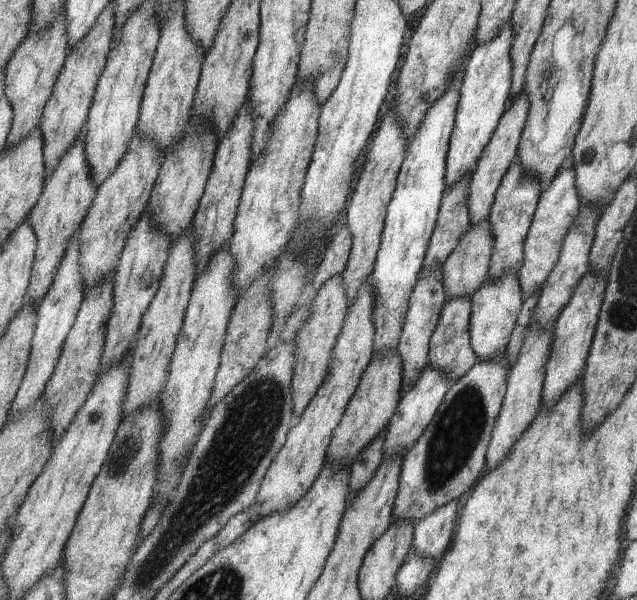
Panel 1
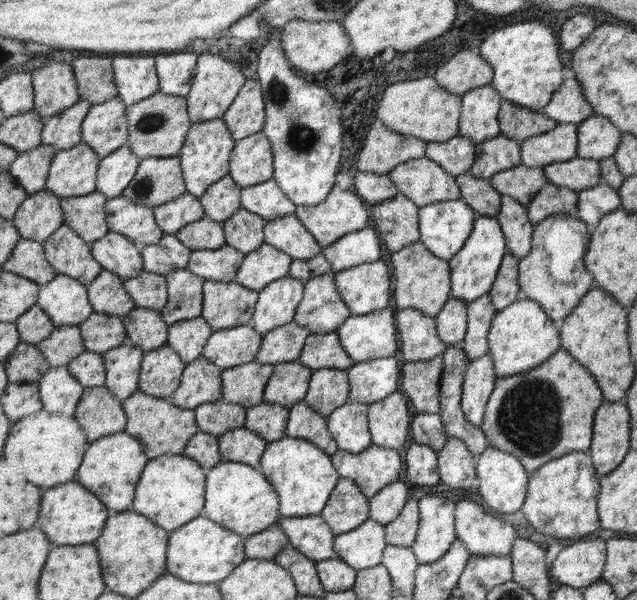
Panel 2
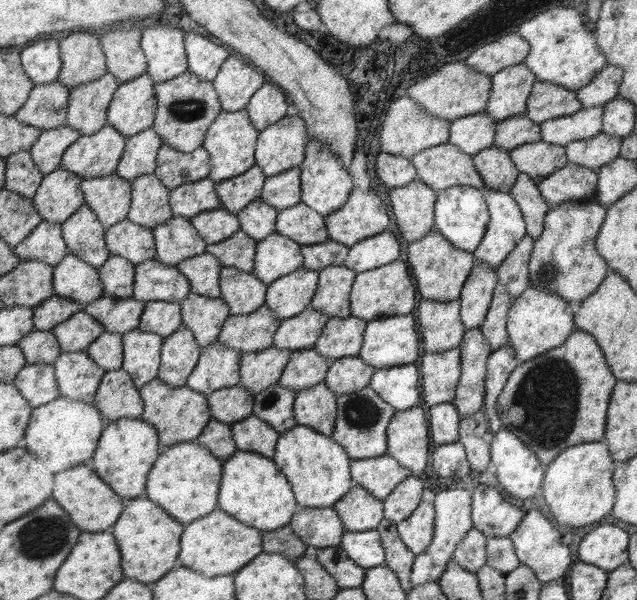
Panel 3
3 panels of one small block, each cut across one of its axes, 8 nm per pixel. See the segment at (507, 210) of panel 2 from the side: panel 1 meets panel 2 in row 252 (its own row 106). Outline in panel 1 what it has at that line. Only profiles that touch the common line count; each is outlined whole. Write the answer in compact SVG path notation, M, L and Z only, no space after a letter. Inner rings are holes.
M519 94L516 98L511 99L510 105L511 108L503 115L494 137L483 151L482 157L479 159L478 165L472 174L468 207L473 225L487 221L490 217L497 191L507 171L511 168L511 163L516 158L516 148L526 119L528 102L523 94Z

